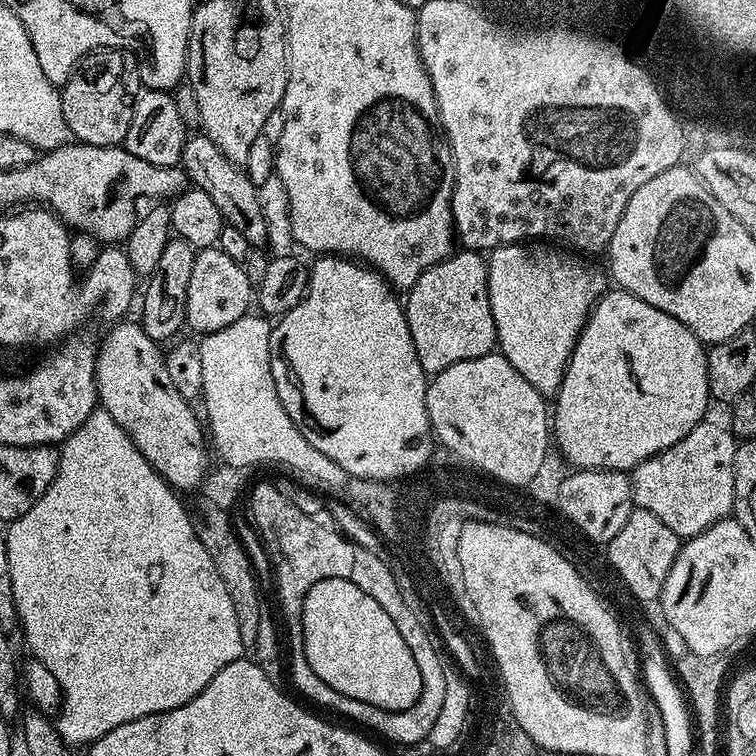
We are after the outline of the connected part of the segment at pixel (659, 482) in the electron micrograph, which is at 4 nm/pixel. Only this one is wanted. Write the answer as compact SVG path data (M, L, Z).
M701 422L694 426L694 430L690 430L690 434L682 438L682 442L674 442L674 446L646 458L630 473L633 505L642 510L650 510L650 514L655 514L664 525L674 530L674 534L682 538L702 534L702 530L706 530L710 525L733 515L734 458L738 441L723 423L708 423Z

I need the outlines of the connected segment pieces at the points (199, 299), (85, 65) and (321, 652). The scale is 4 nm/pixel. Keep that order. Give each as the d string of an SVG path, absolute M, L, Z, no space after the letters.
M219 246L197 251L183 303L187 327L192 327L199 334L222 330L230 326L230 322L238 322L238 318L249 315L248 303L251 305L253 300L254 287L247 280L241 261L230 258L230 254L226 254Z
M124 50L90 52L59 91L66 124L79 143L99 148L123 145L132 107L142 91L138 61Z
M326 578L310 586L302 606L302 638L310 669L339 694L388 711L406 710L418 700L420 673L418 662L414 662L414 655L410 654L410 646L406 646L393 619L386 614L379 602L349 578Z

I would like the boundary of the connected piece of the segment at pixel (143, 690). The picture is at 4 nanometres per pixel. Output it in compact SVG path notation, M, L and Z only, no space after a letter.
M94 411L90 418L86 418L86 422L82 422L82 426L78 426L78 430L74 430L74 434L68 436L59 453L58 474L54 482L50 482L46 494L42 494L42 498L38 498L38 502L34 502L34 506L22 514L22 518L7 525L10 582L14 590L18 628L24 631L24 640L32 651L29 653L38 662L42 662L50 674L54 674L60 687L62 699L60 711L54 720L56 731L69 746L87 746L126 722L174 710L190 702L212 681L218 670L230 666L230 662L245 655L246 645L242 642L242 634L238 634L238 614L234 614L234 602L226 590L226 582L218 578L218 570L214 570L214 562L210 562L210 554L206 554L206 546L202 546L198 538L193 517L190 512L188 516L180 501L183 499L172 485L157 474L154 466L146 462L126 430L122 430L122 426L118 426L118 422L114 422L108 412Z

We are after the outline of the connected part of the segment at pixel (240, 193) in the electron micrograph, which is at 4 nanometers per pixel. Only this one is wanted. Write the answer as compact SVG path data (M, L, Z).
M203 134L189 135L182 150L180 164L185 177L195 187L210 194L225 224L234 226L234 230L242 230L242 234L246 234L246 242L249 246L267 245L266 217L259 201L258 185L250 182L247 172L241 165L230 162L230 158L226 158L226 154L222 154L222 150L218 150L218 146L214 146L214 142L210 142L210 138Z

